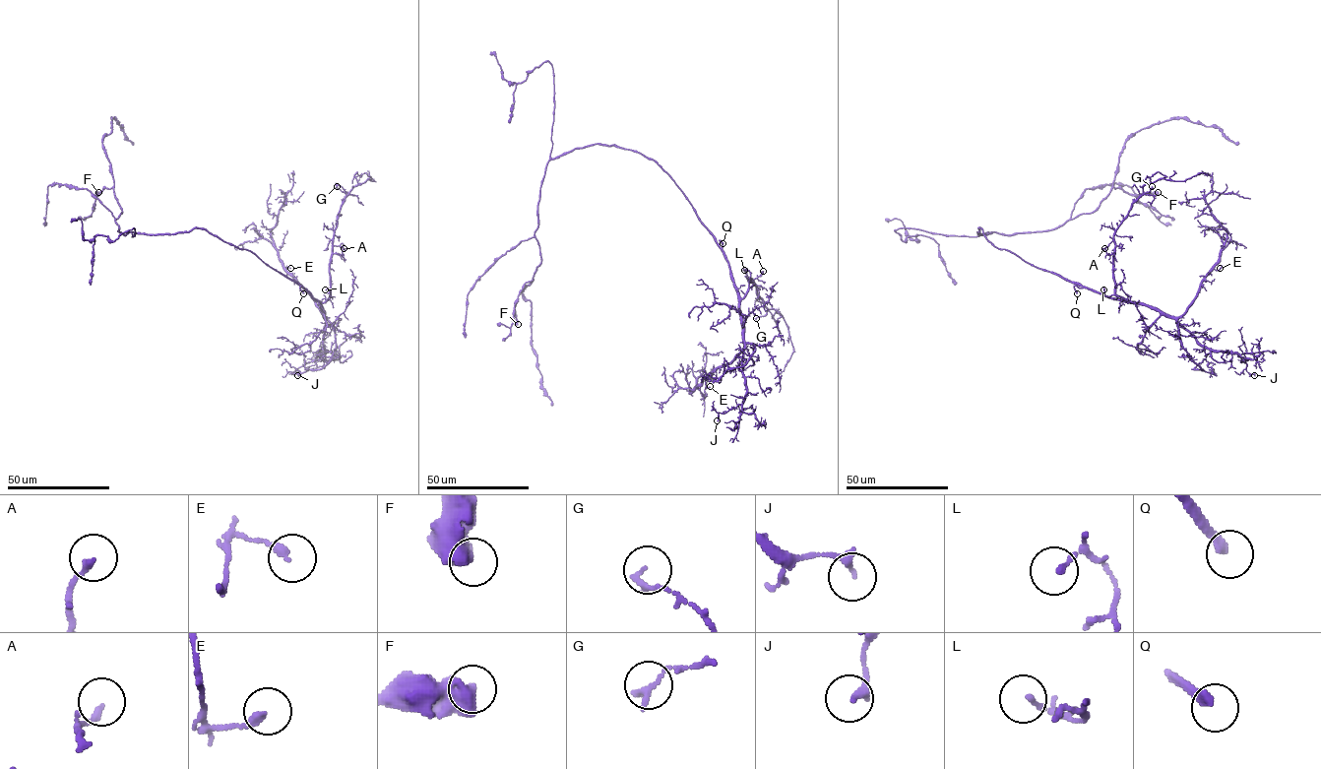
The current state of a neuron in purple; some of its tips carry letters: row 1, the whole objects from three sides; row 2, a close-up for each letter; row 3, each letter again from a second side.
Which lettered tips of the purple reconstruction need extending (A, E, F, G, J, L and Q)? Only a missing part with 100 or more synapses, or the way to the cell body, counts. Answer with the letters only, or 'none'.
Q

